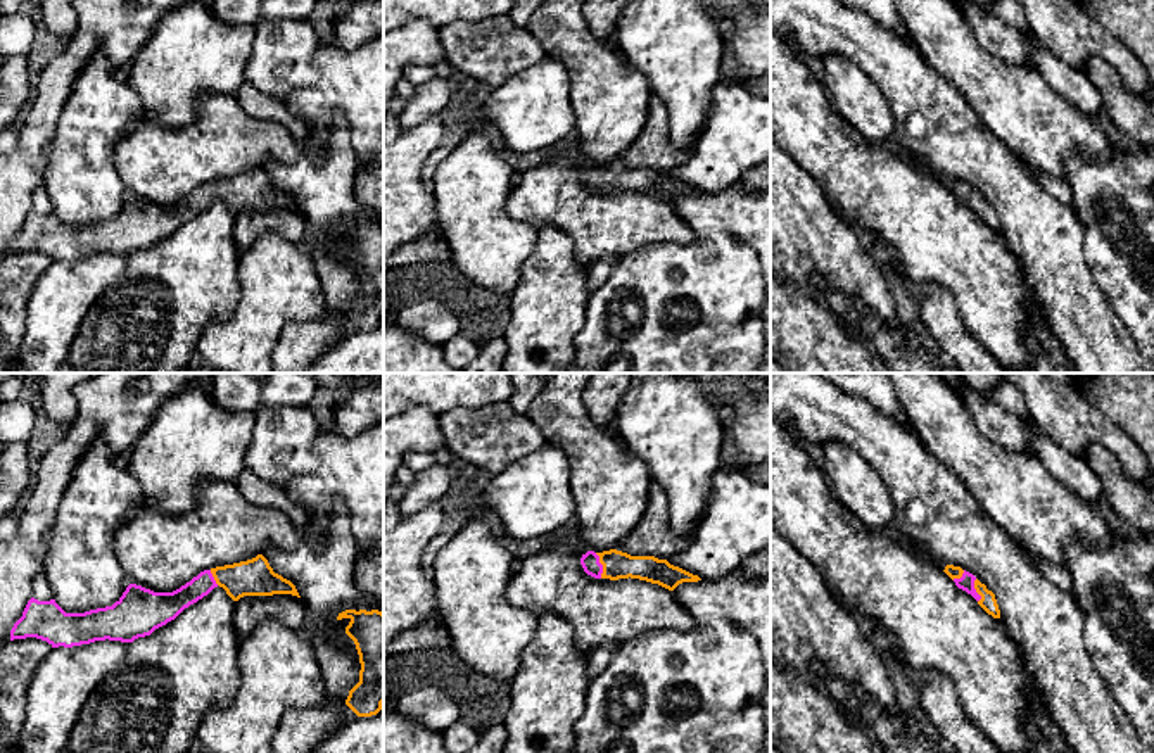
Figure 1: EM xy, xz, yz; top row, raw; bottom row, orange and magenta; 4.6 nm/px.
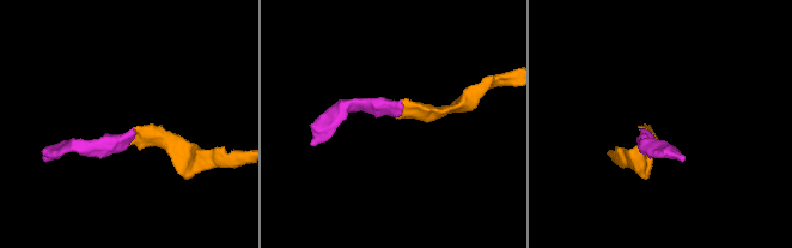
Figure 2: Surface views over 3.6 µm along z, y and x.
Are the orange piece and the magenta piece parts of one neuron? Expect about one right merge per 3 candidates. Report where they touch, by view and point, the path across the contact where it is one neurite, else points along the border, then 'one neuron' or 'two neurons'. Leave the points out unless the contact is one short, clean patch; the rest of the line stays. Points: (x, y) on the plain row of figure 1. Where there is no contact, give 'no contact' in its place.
meets orange in xz at (602, 177); runs through xz (615, 177), (602, 177), (589, 175); one neuron

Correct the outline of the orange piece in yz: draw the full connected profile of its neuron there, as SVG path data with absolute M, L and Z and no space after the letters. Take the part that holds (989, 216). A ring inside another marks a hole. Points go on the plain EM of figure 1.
M947 178L943 183L959 202L971 207L978 218L993 231L1000 231L1000 223L995 207L986 202L973 187L962 183L961 180Z

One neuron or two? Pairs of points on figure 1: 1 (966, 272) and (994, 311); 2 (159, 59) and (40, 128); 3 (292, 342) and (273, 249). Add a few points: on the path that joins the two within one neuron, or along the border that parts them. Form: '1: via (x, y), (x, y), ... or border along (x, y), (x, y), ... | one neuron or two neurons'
1: via (976, 282), (994, 301) | one neuron
2: border along (147, 40), (123, 73) | two neurons
3: border along (327, 308), (317, 320), (291, 322), (270, 354) | two neurons

